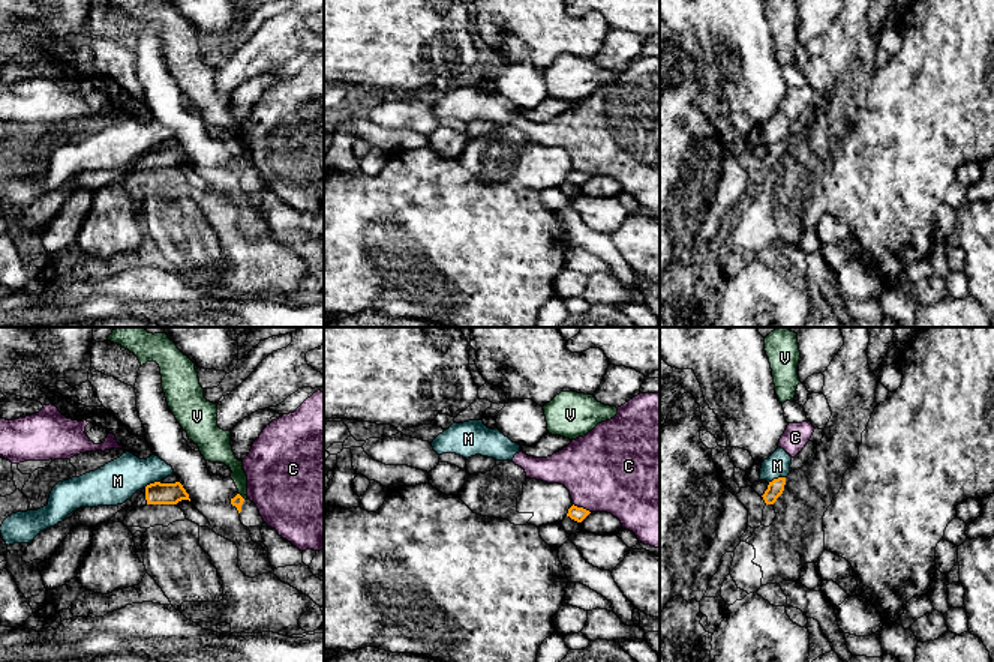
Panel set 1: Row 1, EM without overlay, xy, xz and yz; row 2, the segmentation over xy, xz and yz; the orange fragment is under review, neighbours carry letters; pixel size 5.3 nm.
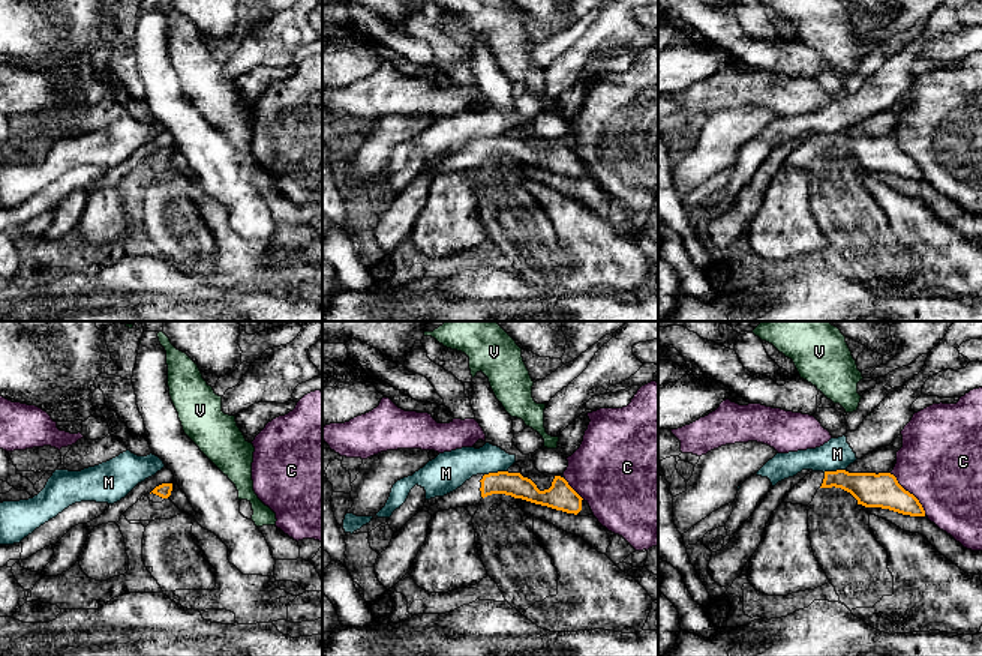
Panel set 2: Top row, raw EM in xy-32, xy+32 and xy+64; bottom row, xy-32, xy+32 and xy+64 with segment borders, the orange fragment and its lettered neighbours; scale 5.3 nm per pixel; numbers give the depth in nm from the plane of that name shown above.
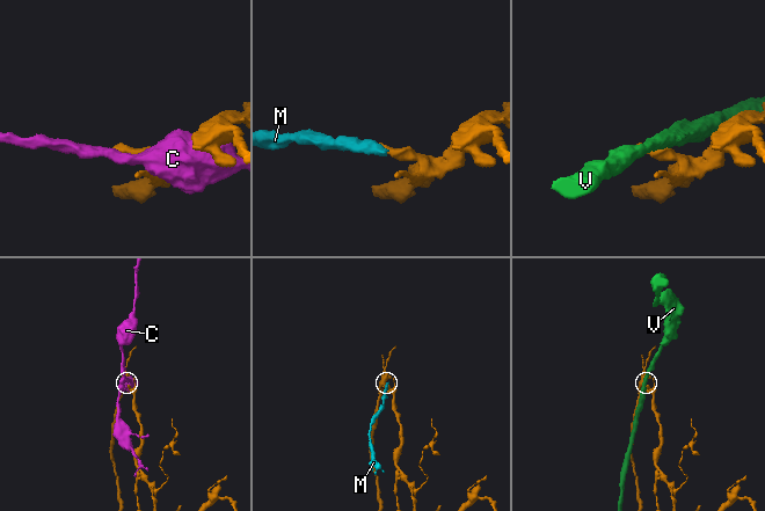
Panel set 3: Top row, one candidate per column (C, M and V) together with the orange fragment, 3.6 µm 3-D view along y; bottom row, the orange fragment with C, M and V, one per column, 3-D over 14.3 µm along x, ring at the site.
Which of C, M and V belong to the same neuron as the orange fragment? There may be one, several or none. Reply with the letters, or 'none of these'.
none of these

